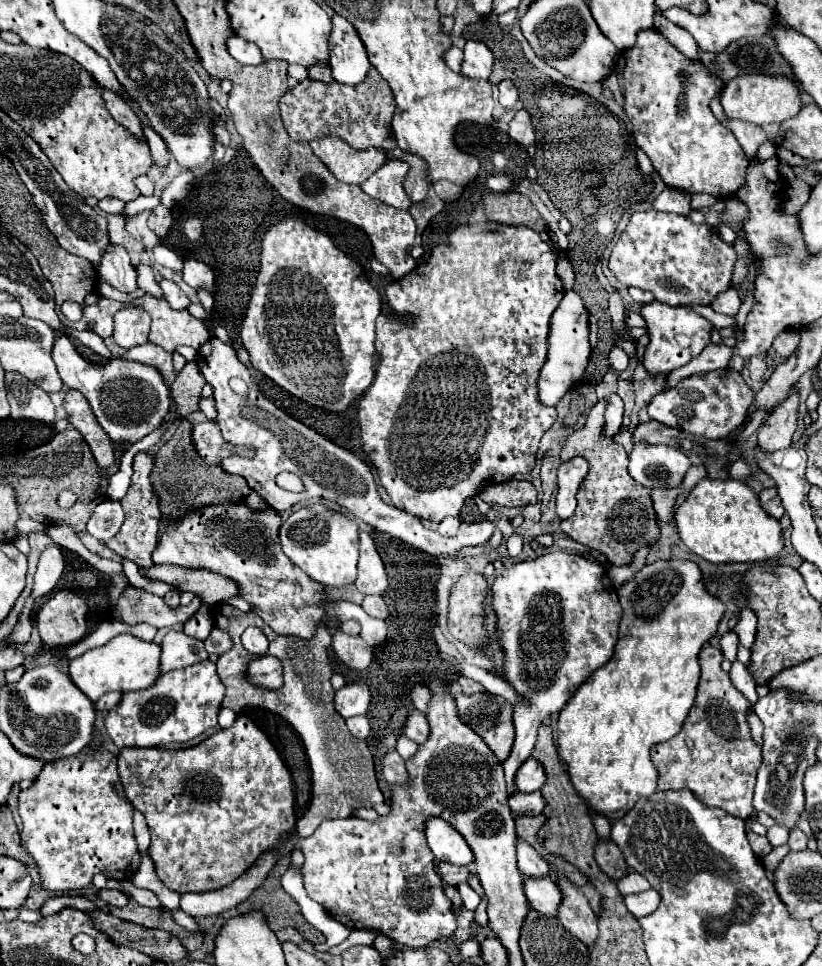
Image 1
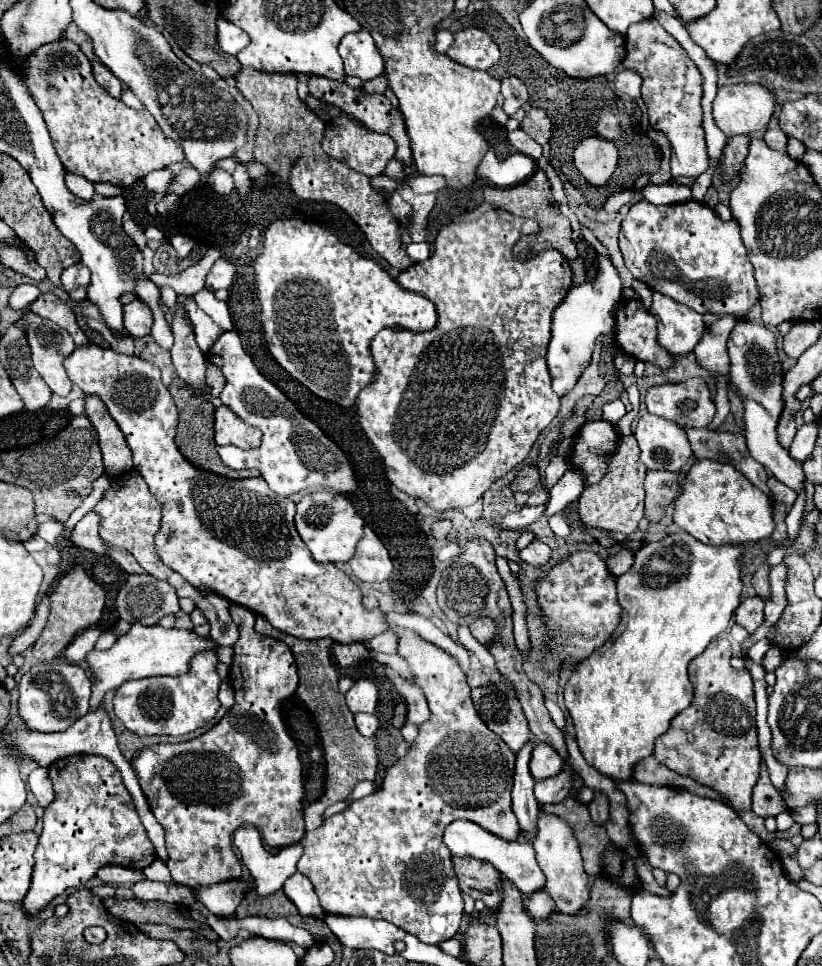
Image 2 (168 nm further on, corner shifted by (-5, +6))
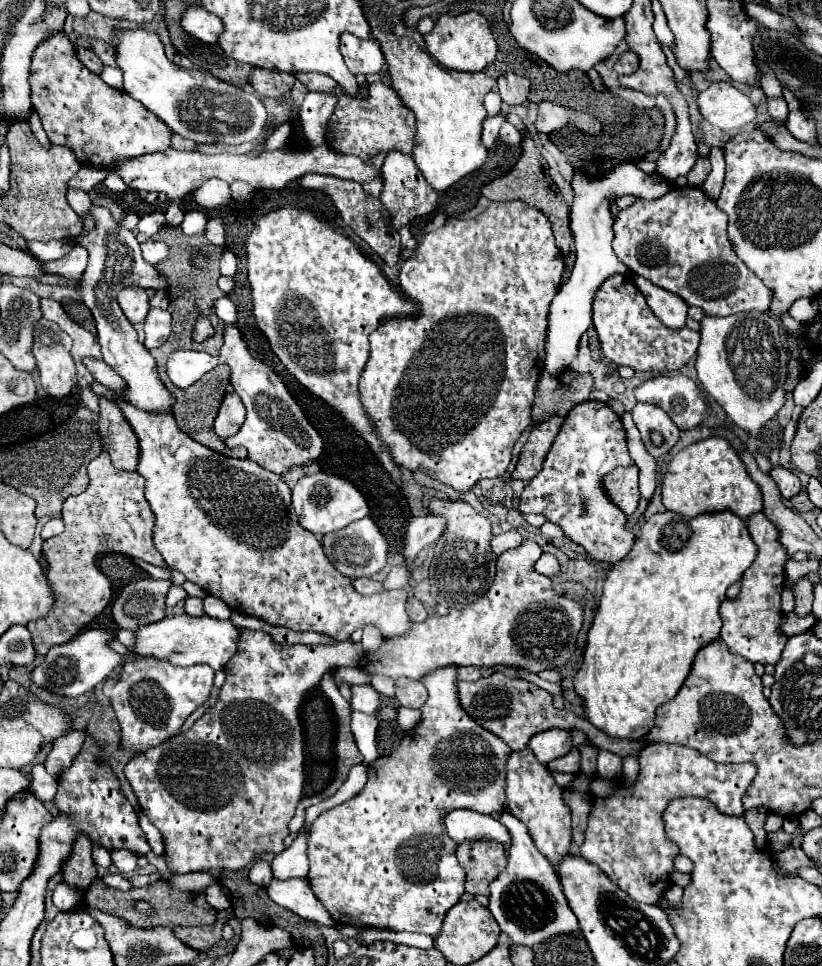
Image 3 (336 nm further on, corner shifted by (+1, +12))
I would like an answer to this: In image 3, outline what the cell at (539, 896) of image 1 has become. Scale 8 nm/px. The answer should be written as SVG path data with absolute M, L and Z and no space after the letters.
M454 810L444 818L444 826L448 836L456 844L468 840L496 840L508 852L508 844L510 844L508 828L504 828L504 824L500 824L500 820L492 816L474 810Z

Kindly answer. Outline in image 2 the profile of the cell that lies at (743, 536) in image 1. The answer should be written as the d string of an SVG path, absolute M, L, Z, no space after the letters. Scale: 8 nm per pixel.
M702 458L688 470L682 492L674 500L674 522L704 544L748 544L772 534L772 500L732 464Z

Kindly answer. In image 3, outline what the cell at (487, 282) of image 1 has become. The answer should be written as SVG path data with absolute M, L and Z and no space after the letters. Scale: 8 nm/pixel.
M520 200L490 202L490 206L476 218L470 218L470 220L448 218L442 228L428 232L424 236L422 244L400 266L400 274L398 274L398 286L402 294L408 296L410 300L416 300L420 308L420 316L416 316L414 320L384 320L380 328L370 334L370 356L358 382L360 404L368 420L372 420L372 428L376 428L376 436L380 436L380 442L384 444L384 448L392 452L394 464L412 472L422 470L430 478L454 488L456 492L470 492L484 478L504 476L510 464L512 446L518 442L520 434L532 422L534 396L536 396L540 374L544 370L544 338L546 338L546 326L548 326L546 322L548 306L560 288L562 272L564 272L564 262L560 258L560 250L554 244L548 218L544 218L542 212L530 208L528 204Z

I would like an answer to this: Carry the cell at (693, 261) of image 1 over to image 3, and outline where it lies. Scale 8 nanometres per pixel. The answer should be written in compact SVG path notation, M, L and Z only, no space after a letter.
M674 188L658 200L636 200L618 212L614 252L626 268L698 306L706 316L768 310L772 292L734 254L726 234L728 216L700 188Z

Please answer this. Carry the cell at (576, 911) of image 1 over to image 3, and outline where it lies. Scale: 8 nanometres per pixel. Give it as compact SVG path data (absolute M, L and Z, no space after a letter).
M528 748L520 752L512 752L508 758L506 796L508 796L506 800L508 810L512 812L512 816L516 816L528 828L540 854L548 858L554 870L558 872L560 862L570 854L572 816L570 816L570 808L562 800L562 788L554 782L554 778L546 772L544 764L540 764Z

